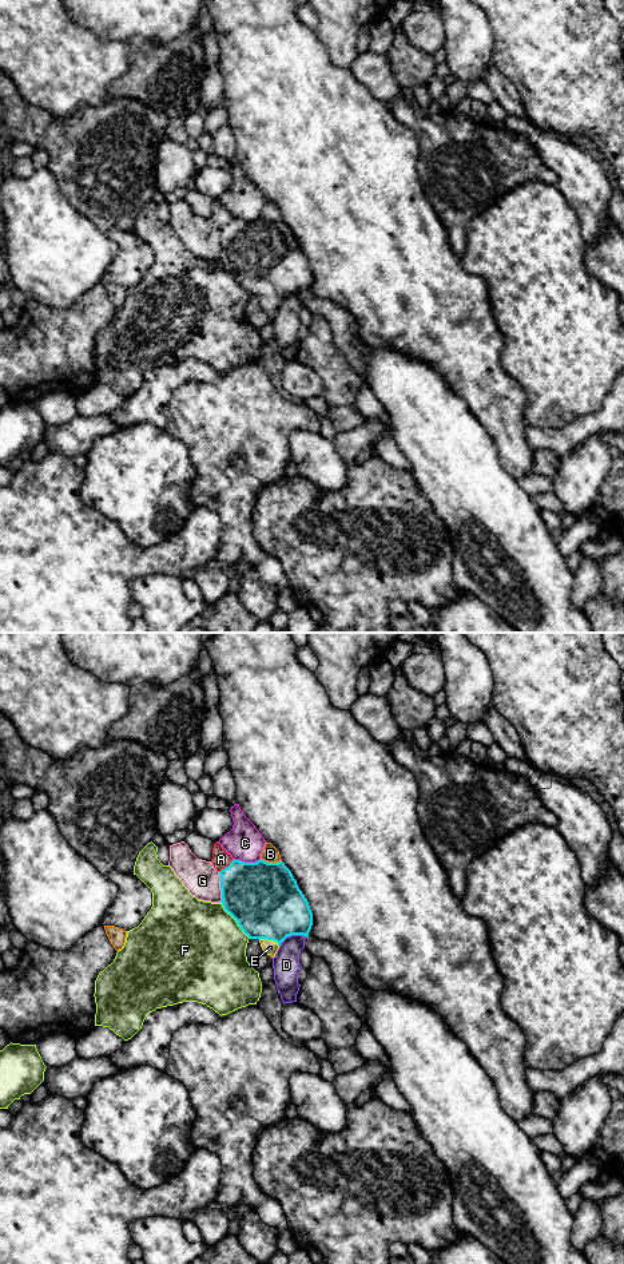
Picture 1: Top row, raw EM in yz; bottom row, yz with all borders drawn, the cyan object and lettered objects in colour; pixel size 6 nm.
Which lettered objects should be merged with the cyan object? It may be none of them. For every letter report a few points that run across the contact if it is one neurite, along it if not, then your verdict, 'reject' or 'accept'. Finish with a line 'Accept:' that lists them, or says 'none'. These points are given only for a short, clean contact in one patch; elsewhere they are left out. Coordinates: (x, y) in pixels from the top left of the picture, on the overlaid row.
A: reject
B: reject
C: reject
D: reject
E: line yz (265, 899), (270, 939), (270, 947); accept
F: reject
G: reject
Accept: E

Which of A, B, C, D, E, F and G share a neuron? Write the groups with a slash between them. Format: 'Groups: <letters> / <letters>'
Groups: A / B / C / D / E / F / G

